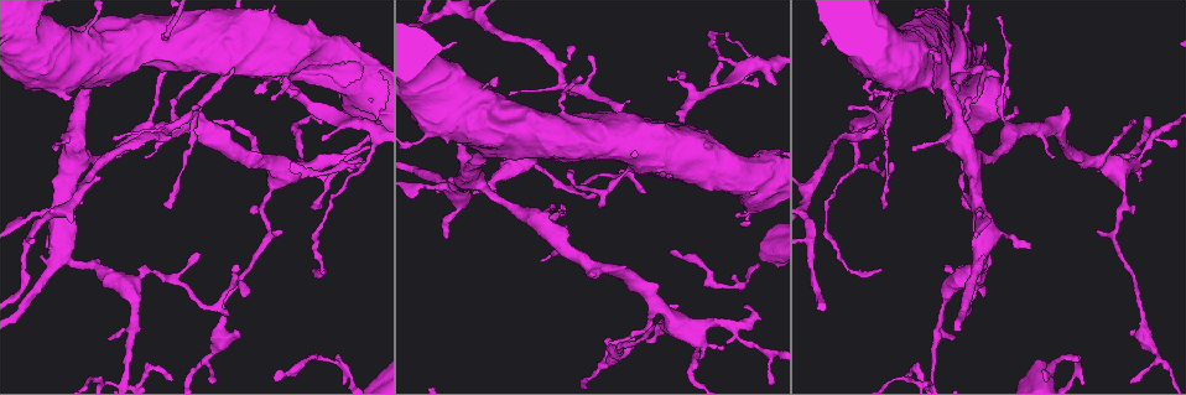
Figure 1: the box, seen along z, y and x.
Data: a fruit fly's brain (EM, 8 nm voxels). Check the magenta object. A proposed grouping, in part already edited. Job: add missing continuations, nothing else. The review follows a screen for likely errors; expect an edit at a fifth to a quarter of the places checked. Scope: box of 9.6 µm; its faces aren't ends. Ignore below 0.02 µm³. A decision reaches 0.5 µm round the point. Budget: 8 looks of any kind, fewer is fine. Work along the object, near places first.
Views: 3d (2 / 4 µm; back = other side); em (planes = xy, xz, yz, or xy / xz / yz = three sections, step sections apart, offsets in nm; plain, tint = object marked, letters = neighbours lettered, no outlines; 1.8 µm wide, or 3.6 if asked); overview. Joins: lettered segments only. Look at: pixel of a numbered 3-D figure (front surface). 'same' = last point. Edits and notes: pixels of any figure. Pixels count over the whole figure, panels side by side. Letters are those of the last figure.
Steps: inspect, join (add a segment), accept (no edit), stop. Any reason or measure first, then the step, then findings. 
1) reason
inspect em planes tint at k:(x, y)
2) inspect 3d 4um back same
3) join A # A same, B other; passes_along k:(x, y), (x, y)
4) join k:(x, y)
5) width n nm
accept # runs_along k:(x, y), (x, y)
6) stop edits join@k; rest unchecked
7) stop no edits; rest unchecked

sharp bend
inspect em planes tint at 1:(478, 20)

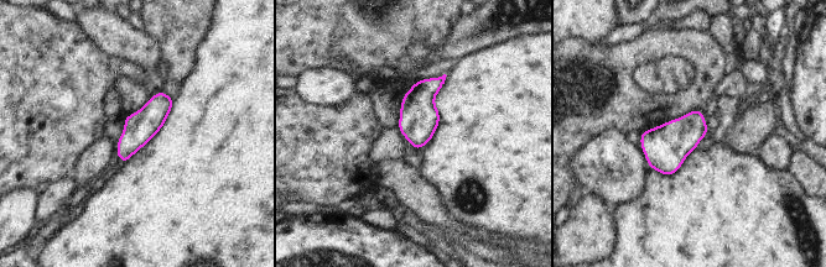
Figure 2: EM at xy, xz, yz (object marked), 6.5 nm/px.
inspect em planes letters same

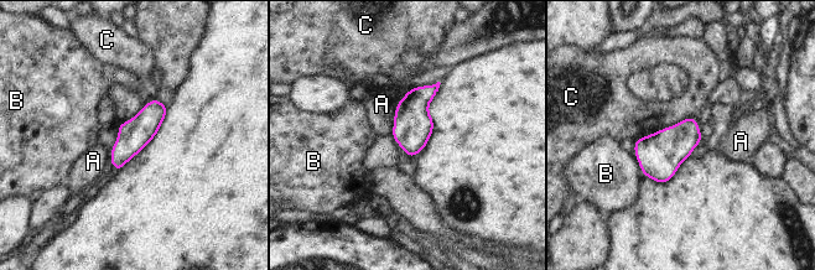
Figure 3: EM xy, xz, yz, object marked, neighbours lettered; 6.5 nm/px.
accept # A other, B other, C other; no lettered segment goes on from it

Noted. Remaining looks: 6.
inspect em xz step 8 letters at 1:(109, 340)

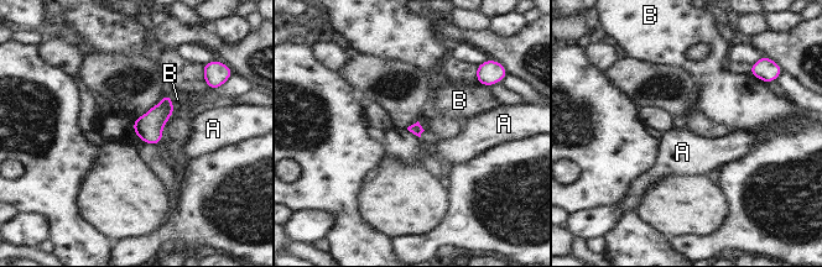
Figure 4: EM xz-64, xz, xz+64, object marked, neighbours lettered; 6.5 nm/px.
width 80 nm
accept # A other, B other; border 4:(406, 129), (420, 137); none of them fits

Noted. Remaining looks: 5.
free end
inspect em planes plain at 1:(634, 340)

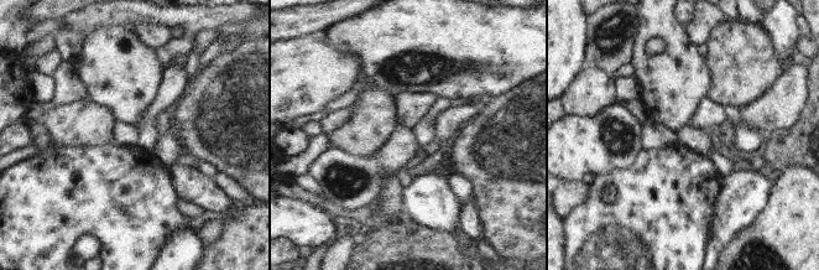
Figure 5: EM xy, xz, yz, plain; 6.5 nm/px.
inspect em planes letters same

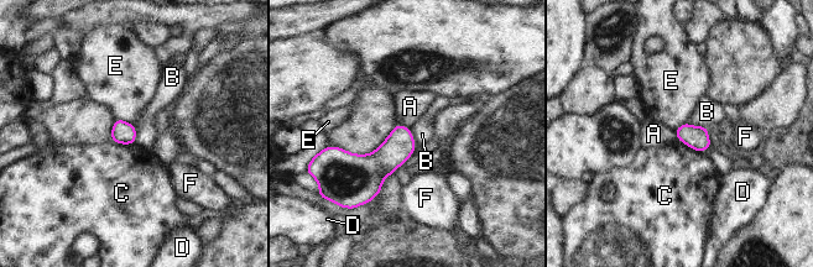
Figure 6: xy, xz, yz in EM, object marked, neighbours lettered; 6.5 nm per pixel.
accept # A other, B other, C other, D other, E other, F other; no lettered segment goes on from it

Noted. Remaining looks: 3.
stop no edits; rest unchecked

